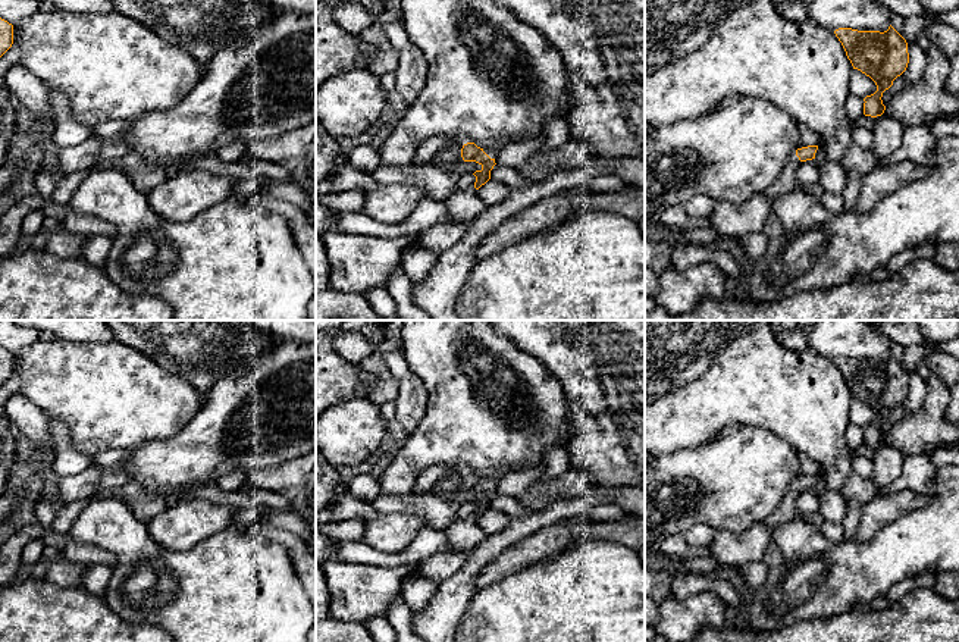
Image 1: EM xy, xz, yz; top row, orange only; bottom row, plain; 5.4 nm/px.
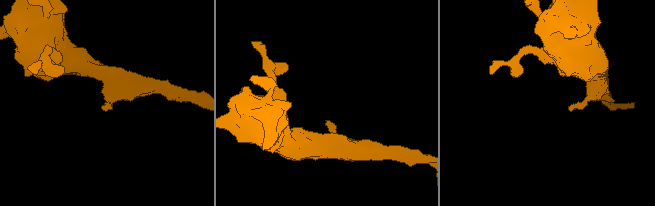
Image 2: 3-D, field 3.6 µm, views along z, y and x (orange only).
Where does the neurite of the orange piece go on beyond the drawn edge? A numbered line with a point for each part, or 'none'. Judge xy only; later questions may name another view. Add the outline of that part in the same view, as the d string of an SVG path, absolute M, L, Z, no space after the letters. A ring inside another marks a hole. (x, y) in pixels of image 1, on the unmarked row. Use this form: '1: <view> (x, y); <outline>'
none

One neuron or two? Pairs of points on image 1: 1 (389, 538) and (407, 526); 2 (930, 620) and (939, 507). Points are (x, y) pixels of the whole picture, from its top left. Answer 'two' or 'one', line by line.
1: one
2: two

